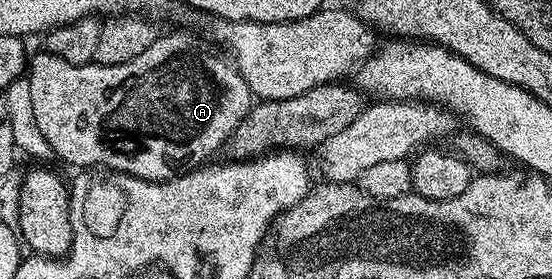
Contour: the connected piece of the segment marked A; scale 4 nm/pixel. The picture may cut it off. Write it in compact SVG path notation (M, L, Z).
M168 33L165 35L157 36L154 43L150 43L150 47L146 47L146 51L142 51L142 55L137 55L135 59L130 59L130 63L118 63L117 65L75 65L74 63L66 63L66 59L58 59L58 55L53 53L45 53L43 51L33 52L30 57L30 72L27 74L28 82L30 83L30 100L34 107L34 119L38 122L38 131L42 131L43 138L46 139L46 143L50 143L53 154L57 158L61 157L68 165L80 165L76 167L99 167L101 169L113 169L115 173L129 173L134 175L138 179L146 179L147 181L171 181L172 178L180 176L181 173L191 170L193 167L199 167L209 160L208 157L211 153L216 153L225 148L228 144L228 138L232 136L233 131L238 127L238 123L242 123L242 119L252 110L254 104L254 98L250 87L246 83L246 79L236 69L235 64L229 63L227 60L223 61L220 57L215 57L212 53L207 53L202 46L196 42L196 37L192 33Z

